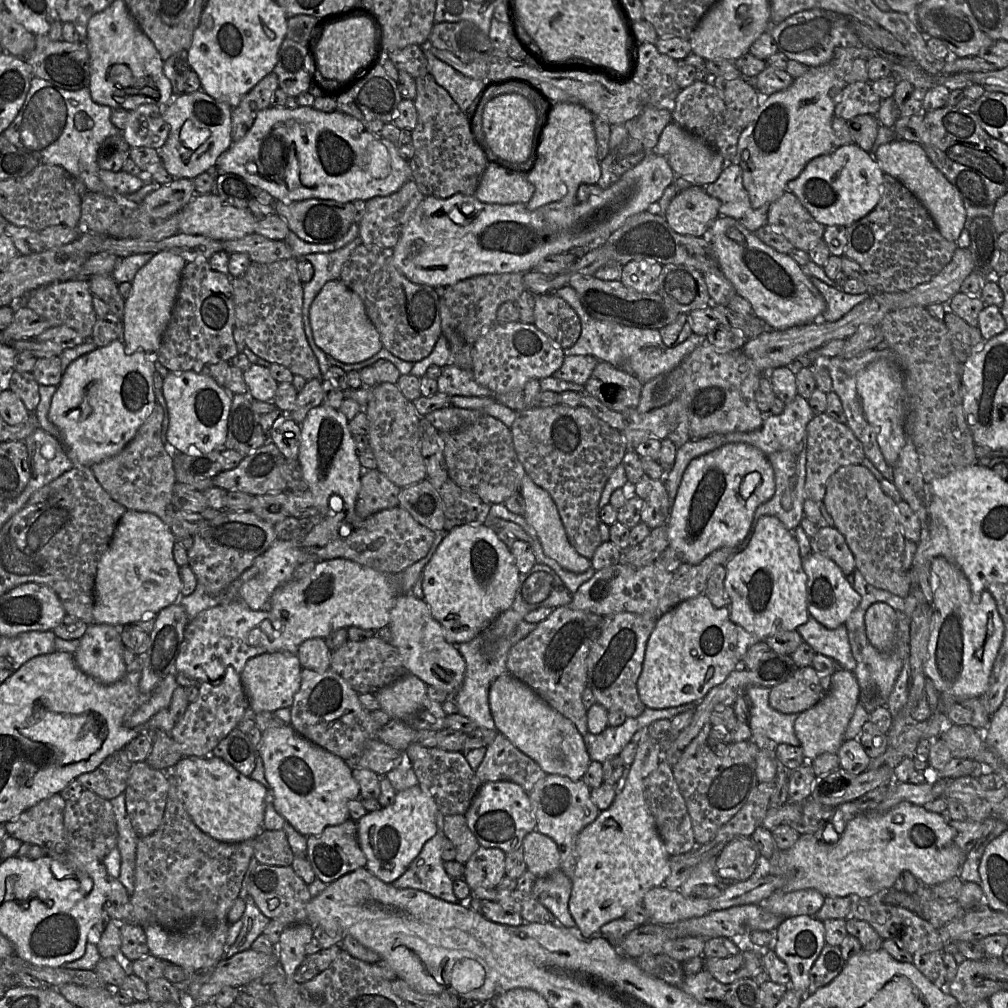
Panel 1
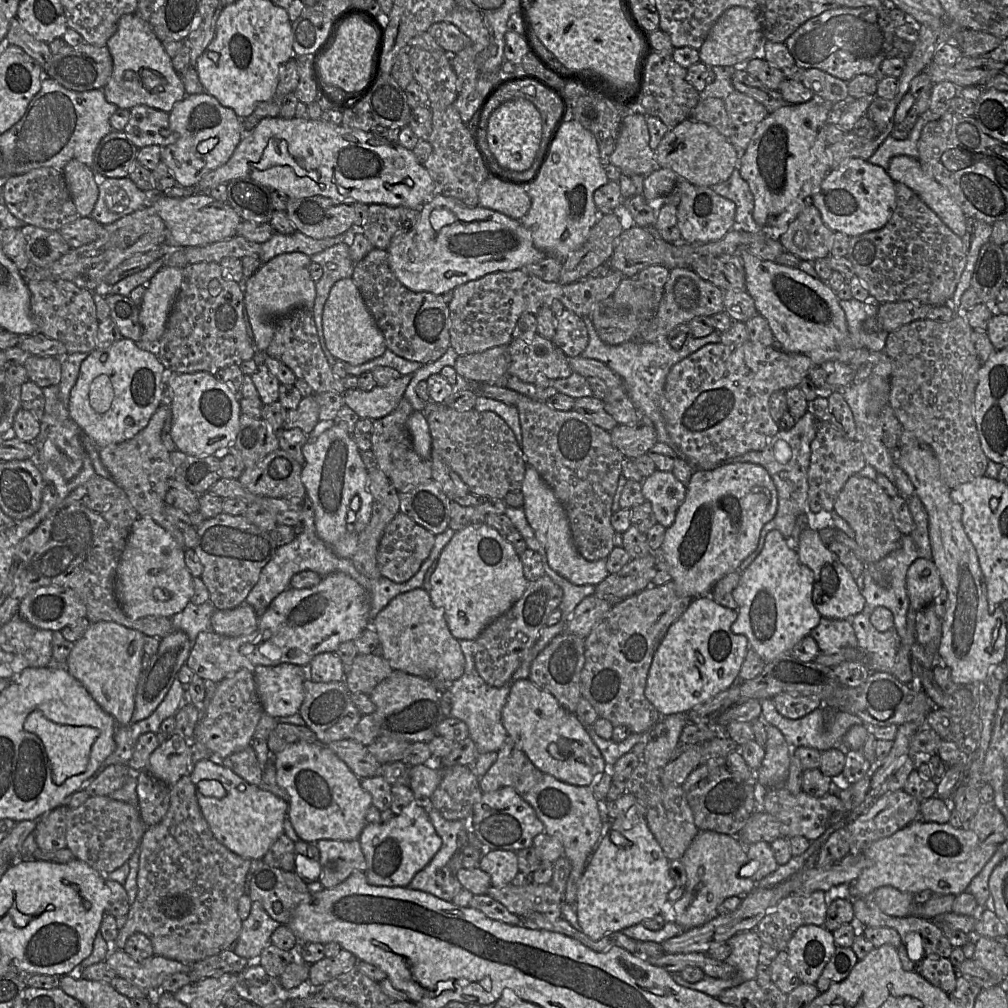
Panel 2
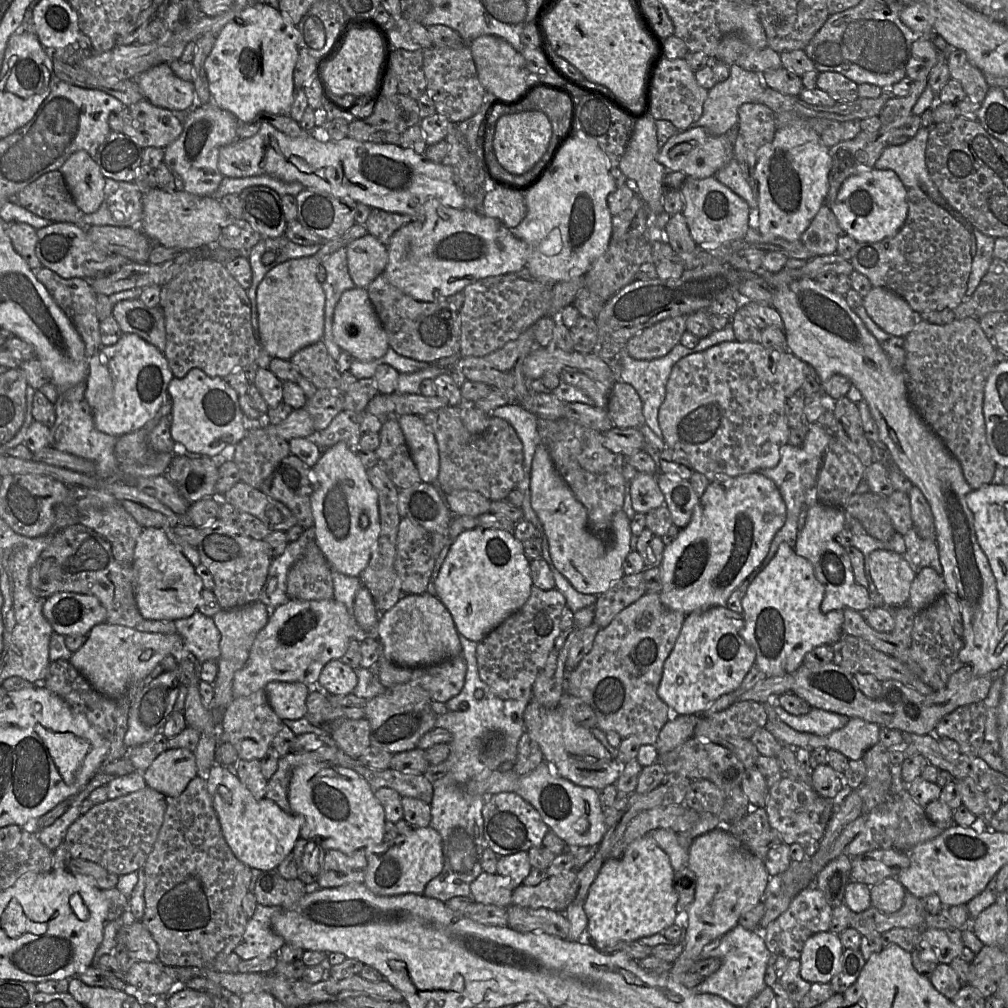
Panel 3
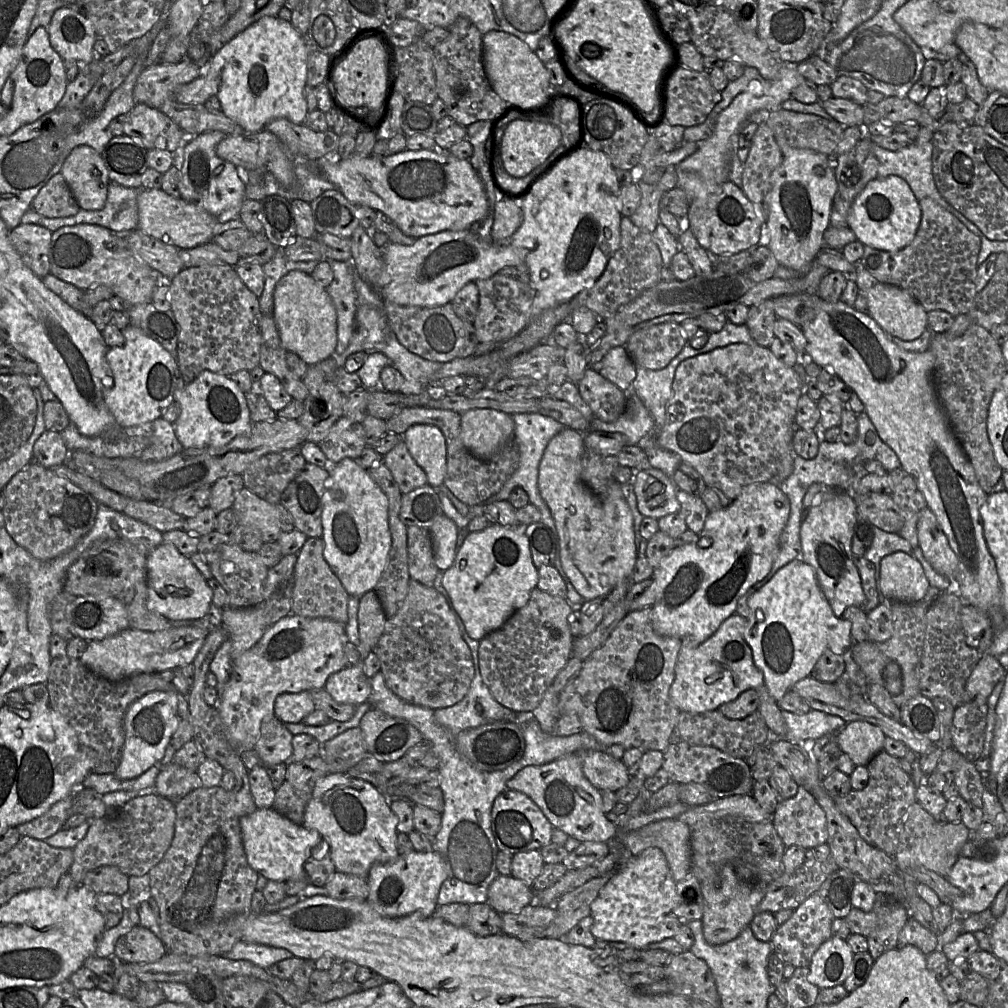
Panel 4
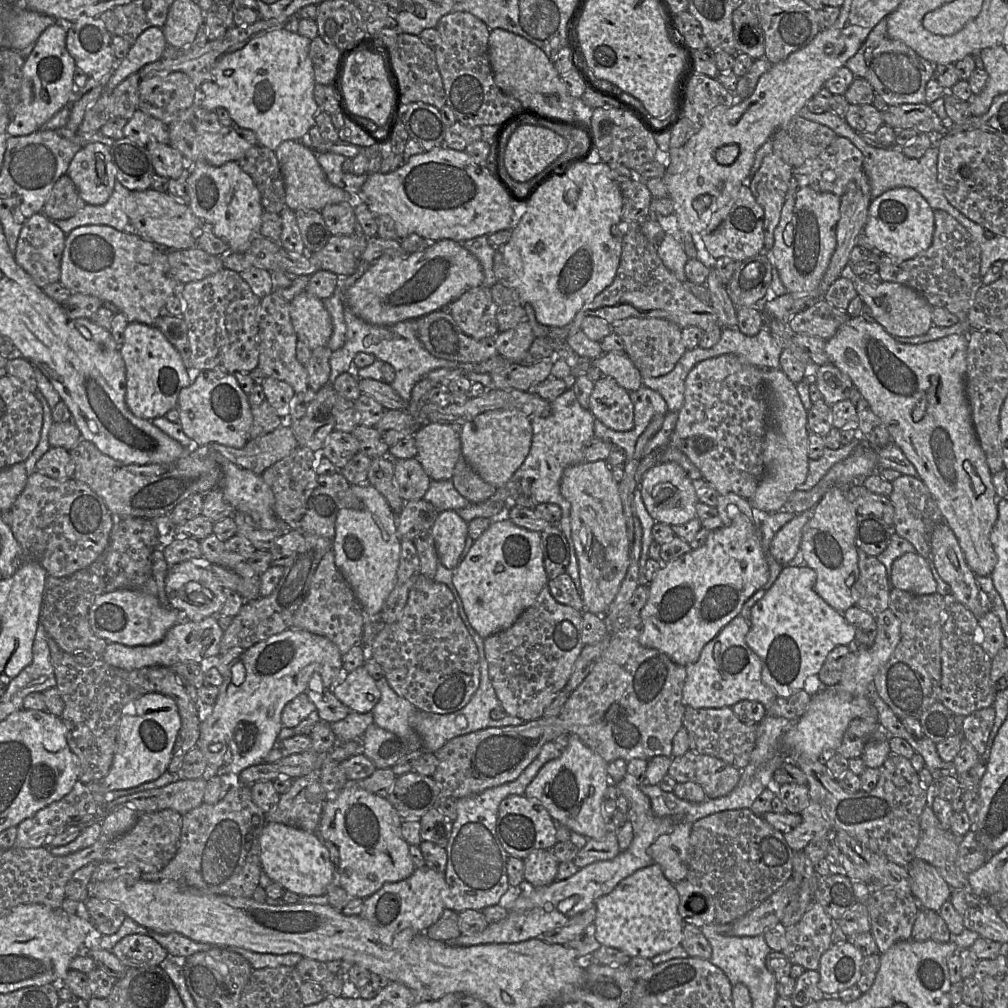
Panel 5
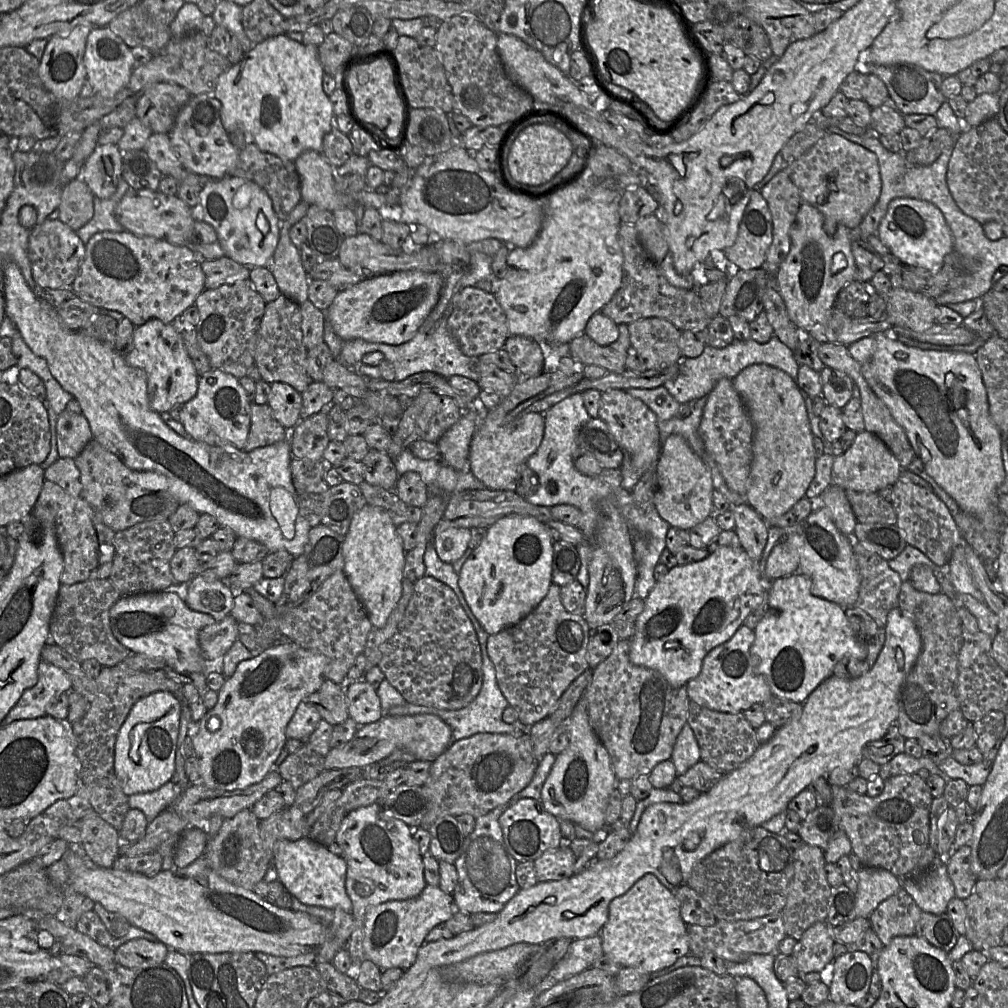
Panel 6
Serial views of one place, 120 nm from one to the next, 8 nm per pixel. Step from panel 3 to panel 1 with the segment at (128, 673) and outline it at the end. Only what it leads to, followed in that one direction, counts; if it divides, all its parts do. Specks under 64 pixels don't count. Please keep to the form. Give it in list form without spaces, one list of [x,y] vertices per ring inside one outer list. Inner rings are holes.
[[[109,624],[88,625],[74,654],[78,668],[104,684],[112,684],[126,674],[120,628]]]

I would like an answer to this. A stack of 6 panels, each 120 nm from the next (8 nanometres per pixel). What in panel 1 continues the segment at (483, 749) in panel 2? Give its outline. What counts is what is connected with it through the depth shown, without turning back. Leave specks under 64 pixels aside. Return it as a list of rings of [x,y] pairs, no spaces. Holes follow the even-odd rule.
[[[522,621],[514,633],[499,643],[496,651],[491,657],[486,657],[483,653],[482,636],[480,635],[469,642],[455,644],[457,650],[465,660],[466,670],[461,688],[450,698],[453,698],[456,702],[458,713],[474,721],[477,727],[496,729],[488,699],[490,685],[498,676],[507,672],[506,662],[510,648],[532,632],[537,624],[538,623],[527,623]]]

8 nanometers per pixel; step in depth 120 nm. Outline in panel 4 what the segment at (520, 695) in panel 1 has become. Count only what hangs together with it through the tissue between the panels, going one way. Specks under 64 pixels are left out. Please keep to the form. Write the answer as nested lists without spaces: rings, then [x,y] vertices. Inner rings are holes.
[[[576,751],[582,761],[582,770],[586,778],[600,791],[616,792],[625,787],[630,775],[620,759],[615,759],[603,751]]]

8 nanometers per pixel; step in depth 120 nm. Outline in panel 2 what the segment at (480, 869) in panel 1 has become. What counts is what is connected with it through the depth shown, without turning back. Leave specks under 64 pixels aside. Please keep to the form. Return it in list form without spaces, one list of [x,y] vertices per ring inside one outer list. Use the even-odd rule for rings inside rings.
[[[490,850],[482,853],[479,869],[491,878],[491,886],[502,888],[511,884],[519,873],[517,855],[514,851]]]

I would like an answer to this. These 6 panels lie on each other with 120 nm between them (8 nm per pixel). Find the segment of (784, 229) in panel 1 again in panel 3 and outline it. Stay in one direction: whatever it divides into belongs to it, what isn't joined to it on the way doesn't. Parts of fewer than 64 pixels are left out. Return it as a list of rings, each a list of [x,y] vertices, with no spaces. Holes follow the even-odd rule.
[[[823,204],[799,240],[815,256],[825,256],[837,254],[838,239],[844,234],[833,212]]]

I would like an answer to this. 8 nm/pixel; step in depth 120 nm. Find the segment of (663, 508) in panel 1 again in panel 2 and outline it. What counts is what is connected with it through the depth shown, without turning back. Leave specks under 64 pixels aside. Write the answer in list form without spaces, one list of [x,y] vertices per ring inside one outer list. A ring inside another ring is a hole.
[[[656,470],[641,482],[642,493],[651,506],[657,523],[668,528],[683,504],[687,487],[672,472]]]

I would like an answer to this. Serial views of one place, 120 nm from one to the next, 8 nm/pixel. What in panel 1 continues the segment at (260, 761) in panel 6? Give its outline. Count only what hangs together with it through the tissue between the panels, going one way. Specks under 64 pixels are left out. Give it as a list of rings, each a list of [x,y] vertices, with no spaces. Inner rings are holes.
[[[336,558],[331,560],[324,560],[324,561],[317,561],[313,571],[305,578],[301,580],[291,580],[282,586],[280,586],[272,595],[269,606],[267,607],[267,611],[269,612],[269,620],[271,621],[271,625],[269,620],[264,620],[264,622],[251,630],[247,637],[247,643],[253,647],[261,647],[266,650],[266,653],[277,652],[277,651],[288,651],[290,653],[296,654],[299,646],[302,642],[310,638],[322,638],[324,639],[332,632],[341,629],[341,628],[348,628],[351,626],[359,627],[365,630],[372,629],[372,630],[380,630],[381,628],[387,626],[390,622],[390,612],[395,605],[397,597],[400,595],[398,593],[398,589],[396,585],[393,583],[390,576],[394,576],[395,574],[386,574],[379,570],[376,570],[369,566],[364,566],[358,564],[354,561],[342,558]]]

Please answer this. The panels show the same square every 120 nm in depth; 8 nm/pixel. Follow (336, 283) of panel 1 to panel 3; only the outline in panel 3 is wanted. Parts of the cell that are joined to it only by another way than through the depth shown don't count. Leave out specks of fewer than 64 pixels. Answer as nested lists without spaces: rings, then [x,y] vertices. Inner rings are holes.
[[[354,287],[341,295],[334,310],[333,338],[342,351],[363,362],[376,360],[388,351],[390,346],[387,334],[366,289]]]

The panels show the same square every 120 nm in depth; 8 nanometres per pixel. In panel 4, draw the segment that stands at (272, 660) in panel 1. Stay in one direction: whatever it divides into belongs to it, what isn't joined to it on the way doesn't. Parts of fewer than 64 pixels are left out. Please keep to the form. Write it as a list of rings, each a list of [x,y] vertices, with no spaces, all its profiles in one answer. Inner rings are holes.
[[[309,691],[282,693],[274,703],[274,715],[282,723],[301,723],[315,709]]]

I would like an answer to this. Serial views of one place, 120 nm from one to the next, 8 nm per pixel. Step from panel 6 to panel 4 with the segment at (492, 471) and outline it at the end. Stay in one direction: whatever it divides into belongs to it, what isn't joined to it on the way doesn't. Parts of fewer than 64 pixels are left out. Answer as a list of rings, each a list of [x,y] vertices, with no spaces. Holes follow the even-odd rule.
[[[471,409],[460,415],[461,439],[477,458],[491,459],[514,436],[510,414],[494,409]]]

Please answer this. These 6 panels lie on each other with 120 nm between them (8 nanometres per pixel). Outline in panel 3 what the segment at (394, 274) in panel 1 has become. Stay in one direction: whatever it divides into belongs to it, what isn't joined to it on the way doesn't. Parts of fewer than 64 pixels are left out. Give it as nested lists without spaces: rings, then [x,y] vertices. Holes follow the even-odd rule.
[[[384,274],[377,276],[366,291],[387,334],[390,348],[399,355],[422,362],[433,362],[459,353],[459,312],[446,298],[433,302],[418,301],[390,284]]]

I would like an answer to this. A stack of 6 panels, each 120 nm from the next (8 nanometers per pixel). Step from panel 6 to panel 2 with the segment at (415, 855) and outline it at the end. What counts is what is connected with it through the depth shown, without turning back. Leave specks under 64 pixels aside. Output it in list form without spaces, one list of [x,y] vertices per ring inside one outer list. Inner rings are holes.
[[[297,742],[274,754],[276,779],[289,795],[288,819],[300,839],[316,843],[319,840],[358,840],[368,824],[366,813],[371,807],[372,797],[361,786],[361,779],[329,748],[321,743]]]

